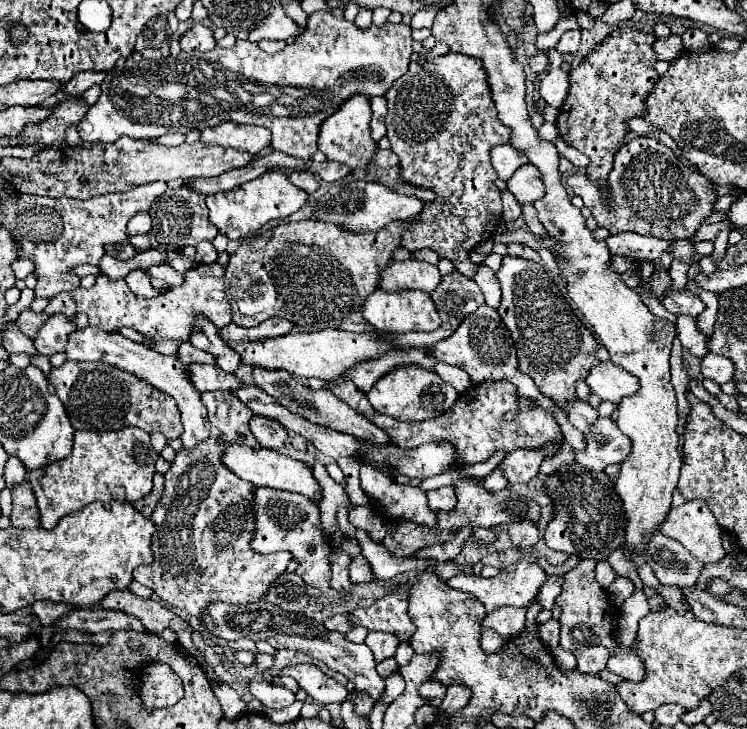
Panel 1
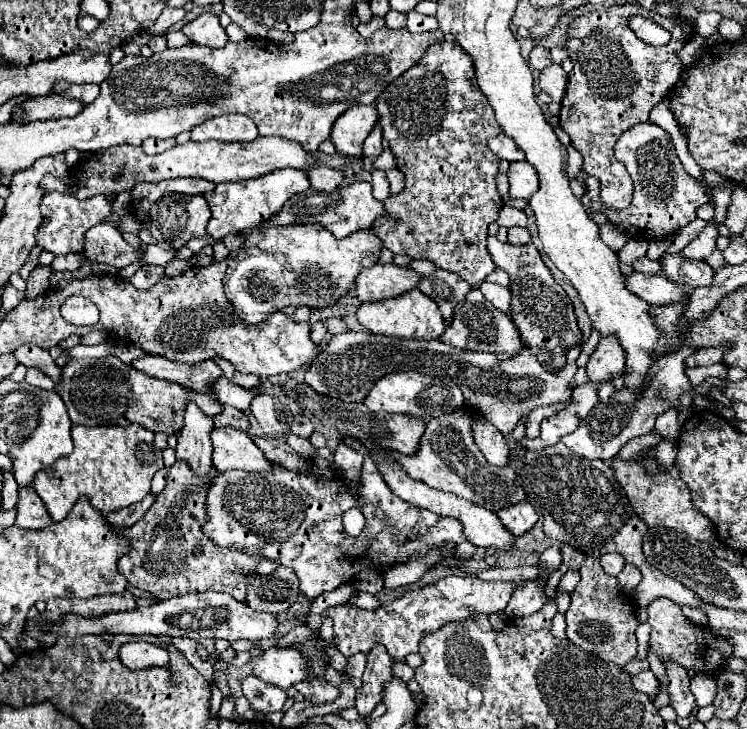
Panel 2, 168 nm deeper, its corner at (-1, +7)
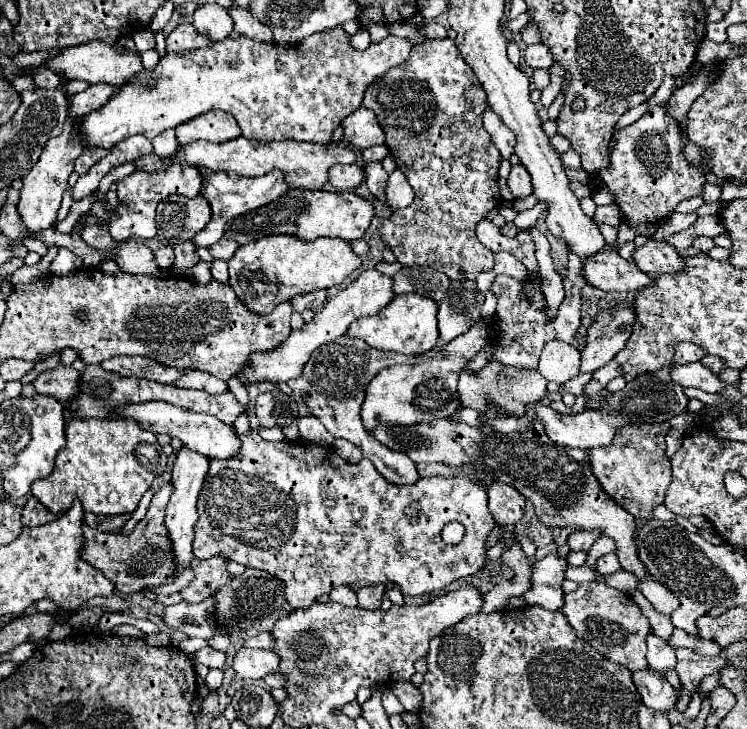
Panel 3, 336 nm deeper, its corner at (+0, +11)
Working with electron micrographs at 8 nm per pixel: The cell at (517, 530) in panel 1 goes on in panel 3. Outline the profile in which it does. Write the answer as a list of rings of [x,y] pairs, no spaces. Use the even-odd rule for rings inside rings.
[[[496,482],[492,488],[488,488],[488,510],[496,524],[516,524],[524,516],[524,506],[524,496],[512,486]]]

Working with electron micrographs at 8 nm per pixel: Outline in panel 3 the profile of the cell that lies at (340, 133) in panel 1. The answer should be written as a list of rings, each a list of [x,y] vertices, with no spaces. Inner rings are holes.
[[[364,106],[346,116],[340,124],[344,128],[342,142],[352,150],[364,150],[376,144],[384,144],[384,132],[378,126],[374,112]]]

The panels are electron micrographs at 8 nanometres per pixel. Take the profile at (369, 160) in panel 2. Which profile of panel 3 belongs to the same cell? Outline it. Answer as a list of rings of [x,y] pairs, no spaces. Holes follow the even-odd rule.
[[[366,162],[364,166],[364,172],[366,172],[366,184],[368,184],[368,190],[380,198],[384,204],[384,190],[386,190],[386,180],[388,180],[388,172],[382,168],[382,162]]]

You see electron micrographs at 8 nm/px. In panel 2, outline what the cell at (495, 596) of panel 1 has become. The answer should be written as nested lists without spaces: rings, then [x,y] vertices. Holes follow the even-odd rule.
[[[447,576],[433,586],[425,586],[413,592],[405,592],[401,598],[377,608],[377,610],[361,610],[349,602],[337,604],[323,612],[323,618],[331,618],[333,622],[333,642],[343,656],[353,654],[369,654],[373,646],[383,644],[391,660],[405,662],[407,654],[419,652],[419,642],[425,634],[431,634],[445,626],[447,622],[463,622],[477,614],[495,614],[503,612],[511,594],[515,592],[515,584],[503,582],[493,584],[479,580],[475,576]]]

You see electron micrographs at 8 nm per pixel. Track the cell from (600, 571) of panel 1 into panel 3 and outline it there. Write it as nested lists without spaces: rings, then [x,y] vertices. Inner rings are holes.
[[[612,552],[612,554],[606,554],[606,556],[602,556],[600,560],[598,560],[598,572],[600,574],[604,574],[604,576],[608,576],[608,574],[614,574],[614,572],[618,572],[622,566],[620,566],[620,562],[618,562],[618,556]]]

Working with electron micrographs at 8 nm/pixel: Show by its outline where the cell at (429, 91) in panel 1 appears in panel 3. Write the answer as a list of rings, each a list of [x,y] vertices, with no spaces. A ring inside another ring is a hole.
[[[424,40],[416,44],[404,64],[388,70],[380,80],[370,84],[362,106],[374,110],[386,134],[386,146],[416,194],[414,204],[404,210],[394,210],[382,220],[378,230],[384,246],[394,252],[400,264],[436,268],[452,280],[476,280],[480,272],[492,270],[494,254],[476,240],[476,224],[502,204],[498,190],[498,166],[502,156],[482,126],[482,114],[488,106],[486,92],[460,56],[454,40]]]

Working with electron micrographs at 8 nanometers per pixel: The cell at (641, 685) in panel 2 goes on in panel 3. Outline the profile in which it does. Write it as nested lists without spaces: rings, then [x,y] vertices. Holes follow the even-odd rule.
[[[646,668],[646,670],[634,672],[632,678],[634,678],[638,694],[642,696],[642,702],[648,708],[654,708],[654,710],[660,710],[660,712],[674,708],[676,692],[662,674]]]

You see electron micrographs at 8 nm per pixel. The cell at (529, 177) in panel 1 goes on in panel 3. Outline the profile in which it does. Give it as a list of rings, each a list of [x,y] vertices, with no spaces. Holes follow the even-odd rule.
[[[522,164],[512,166],[510,176],[508,176],[508,188],[514,194],[514,198],[526,198],[526,196],[532,194],[530,176],[528,176],[528,170]]]

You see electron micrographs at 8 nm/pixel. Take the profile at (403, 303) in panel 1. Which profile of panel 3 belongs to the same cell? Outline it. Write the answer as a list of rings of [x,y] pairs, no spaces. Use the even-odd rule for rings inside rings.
[[[400,294],[392,304],[380,310],[380,314],[360,318],[350,324],[348,336],[366,340],[372,348],[400,352],[400,354],[420,354],[438,344],[438,304],[420,294]]]

